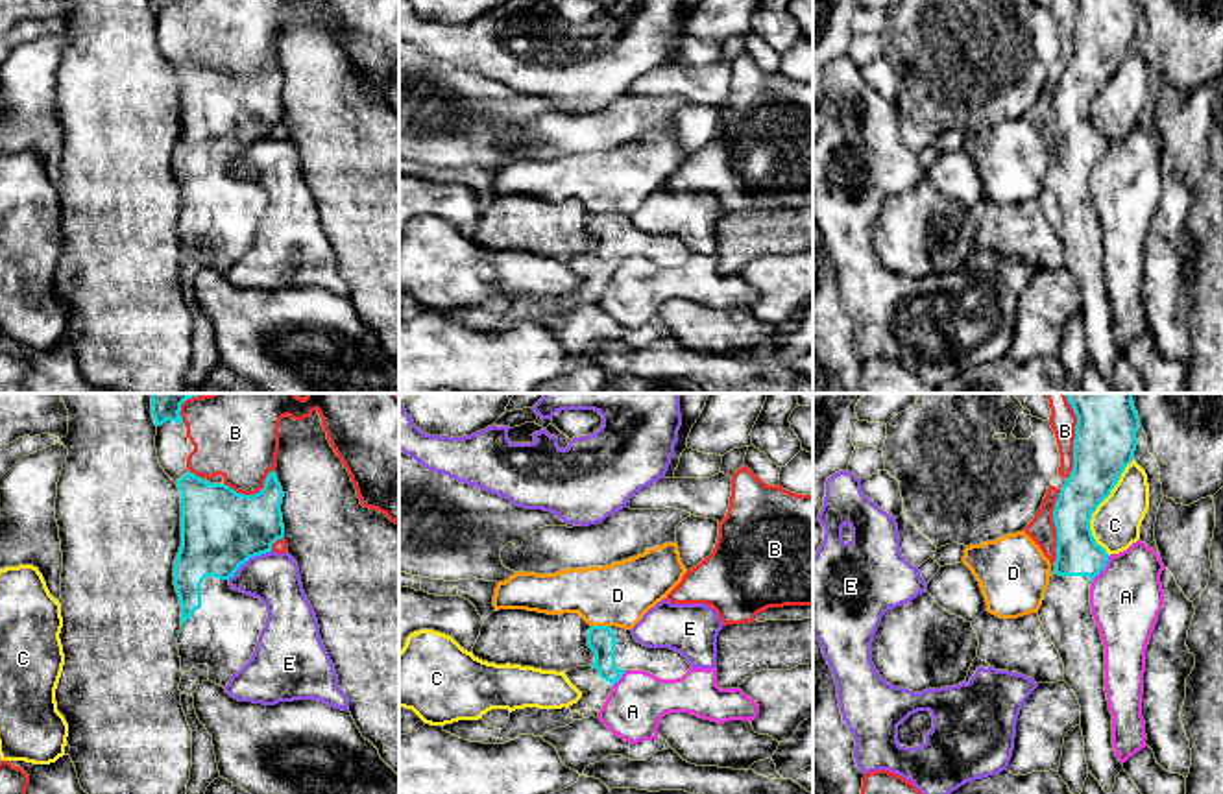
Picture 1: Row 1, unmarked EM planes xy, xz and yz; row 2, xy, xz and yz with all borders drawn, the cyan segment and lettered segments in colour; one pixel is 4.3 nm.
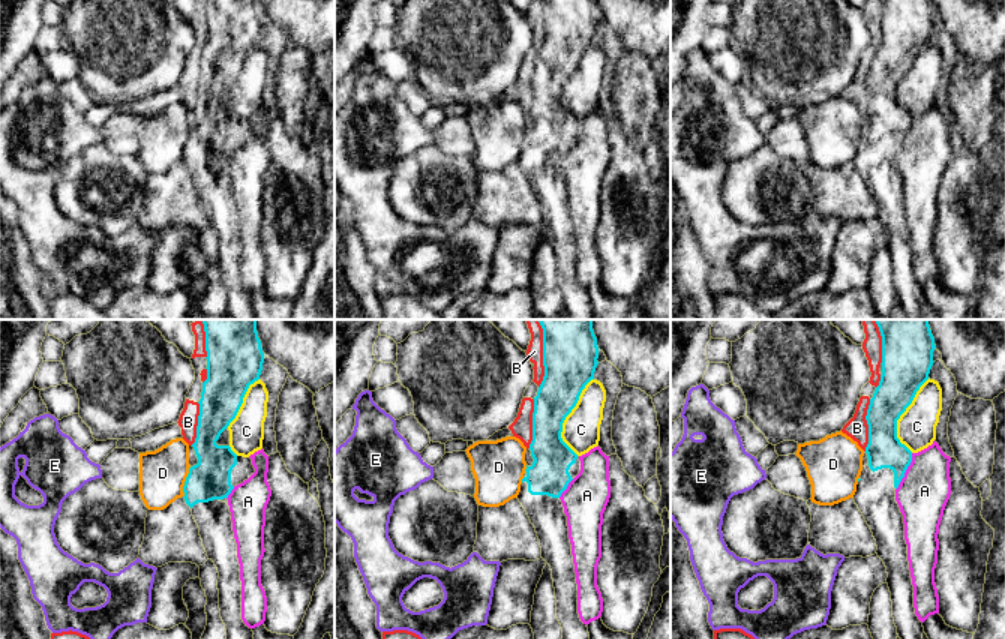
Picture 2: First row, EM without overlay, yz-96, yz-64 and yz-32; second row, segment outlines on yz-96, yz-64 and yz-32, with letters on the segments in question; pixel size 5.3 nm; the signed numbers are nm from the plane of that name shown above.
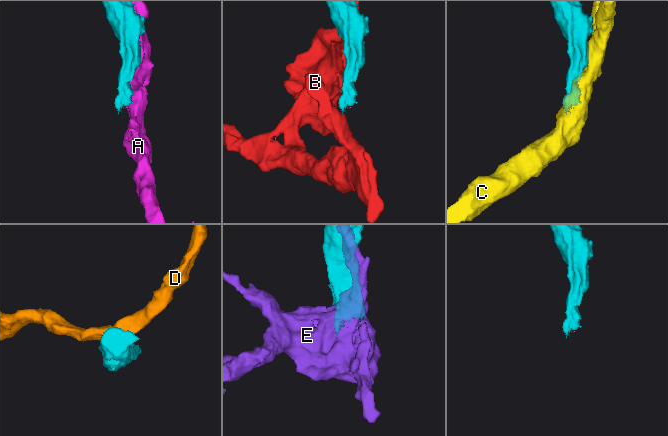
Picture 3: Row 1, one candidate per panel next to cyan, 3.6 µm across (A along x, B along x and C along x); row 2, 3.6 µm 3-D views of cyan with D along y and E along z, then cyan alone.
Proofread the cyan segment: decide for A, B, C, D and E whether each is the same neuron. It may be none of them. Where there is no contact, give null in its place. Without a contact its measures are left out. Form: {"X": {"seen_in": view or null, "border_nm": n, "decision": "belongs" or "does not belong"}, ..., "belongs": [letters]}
{"A": {"seen_in": "yz", "border_nm": 170, "decision": "does not belong"}, "B": {"seen_in": "yz", "border_nm": 320, "decision": "does not belong"}, "C": {"seen_in": "yz", "border_nm": 440, "decision": "does not belong"}, "D": {"seen_in": "xz", "border_nm": 80, "decision": "does not belong"}, "E": {"seen_in": "xy", "border_nm": 220, "decision": "does not belong"}, "belongs": []}

